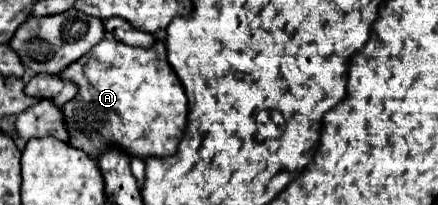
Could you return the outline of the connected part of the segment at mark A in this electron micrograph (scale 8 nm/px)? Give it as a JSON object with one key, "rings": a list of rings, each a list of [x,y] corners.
{"rings":[[[106,34],[82,60],[60,74],[78,84],[74,100],[62,106],[70,128],[70,144],[98,158],[106,146],[120,146],[130,156],[172,156],[186,130],[188,102],[184,86],[166,58],[166,46],[156,40],[152,48],[126,46]]]}

